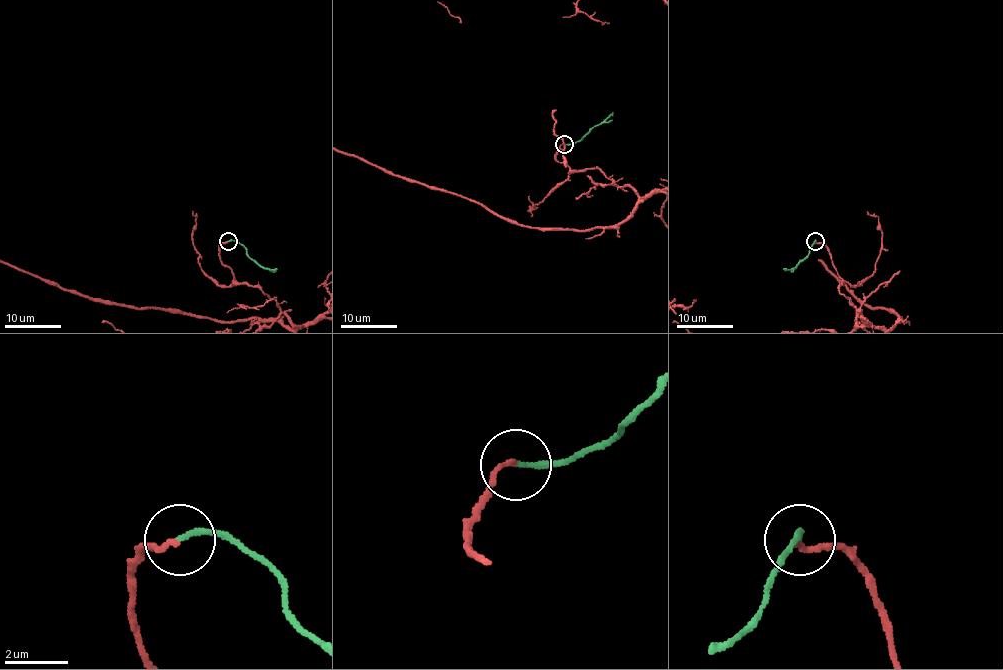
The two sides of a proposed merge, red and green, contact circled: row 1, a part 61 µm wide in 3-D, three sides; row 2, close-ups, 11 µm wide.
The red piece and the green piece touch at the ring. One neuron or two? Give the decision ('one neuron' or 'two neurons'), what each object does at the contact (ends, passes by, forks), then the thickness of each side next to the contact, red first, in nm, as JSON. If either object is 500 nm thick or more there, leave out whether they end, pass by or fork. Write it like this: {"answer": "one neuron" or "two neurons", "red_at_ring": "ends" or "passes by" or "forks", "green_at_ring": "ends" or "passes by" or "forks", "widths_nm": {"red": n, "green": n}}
{"answer": "one neuron", "red_at_ring": "ends", "green_at_ring": "ends", "widths_nm": {"red": 150, "green": 170}}

